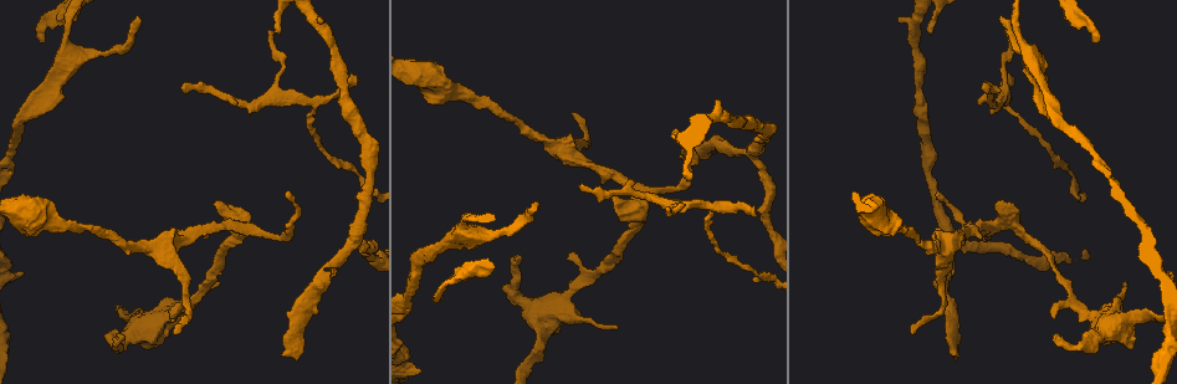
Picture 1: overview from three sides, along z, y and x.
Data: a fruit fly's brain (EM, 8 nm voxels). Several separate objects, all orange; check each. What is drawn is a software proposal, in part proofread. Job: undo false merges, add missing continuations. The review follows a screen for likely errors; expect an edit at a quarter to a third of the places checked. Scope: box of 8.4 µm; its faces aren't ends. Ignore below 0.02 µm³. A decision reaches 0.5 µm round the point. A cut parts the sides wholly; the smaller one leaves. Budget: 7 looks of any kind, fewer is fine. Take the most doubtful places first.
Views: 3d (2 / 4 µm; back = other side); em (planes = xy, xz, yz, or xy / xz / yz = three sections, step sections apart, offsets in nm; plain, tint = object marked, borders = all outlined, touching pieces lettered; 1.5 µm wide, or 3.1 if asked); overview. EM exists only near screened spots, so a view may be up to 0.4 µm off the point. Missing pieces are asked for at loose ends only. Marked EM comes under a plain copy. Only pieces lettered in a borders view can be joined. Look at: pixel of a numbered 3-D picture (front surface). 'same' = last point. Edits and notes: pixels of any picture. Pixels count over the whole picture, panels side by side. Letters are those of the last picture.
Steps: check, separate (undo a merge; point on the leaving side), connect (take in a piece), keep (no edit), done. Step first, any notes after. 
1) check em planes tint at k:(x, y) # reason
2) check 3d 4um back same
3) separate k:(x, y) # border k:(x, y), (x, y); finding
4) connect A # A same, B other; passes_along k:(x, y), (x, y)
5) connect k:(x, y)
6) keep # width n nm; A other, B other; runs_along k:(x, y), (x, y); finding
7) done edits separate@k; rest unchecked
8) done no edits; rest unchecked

check em planes borders at 1:(281, 355) # free end

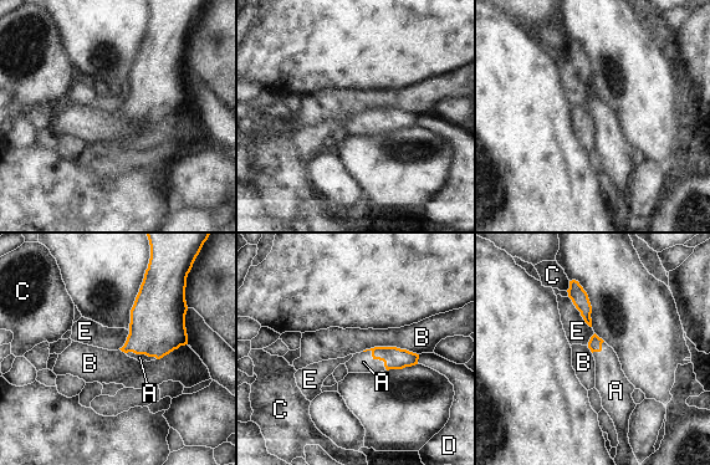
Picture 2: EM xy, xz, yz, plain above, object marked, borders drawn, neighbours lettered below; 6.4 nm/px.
connect A # A same, B other, C other, D other, E other; passes_along 2:(394, 358), (376, 358), (363, 362); it goes on there

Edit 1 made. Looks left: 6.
check overview

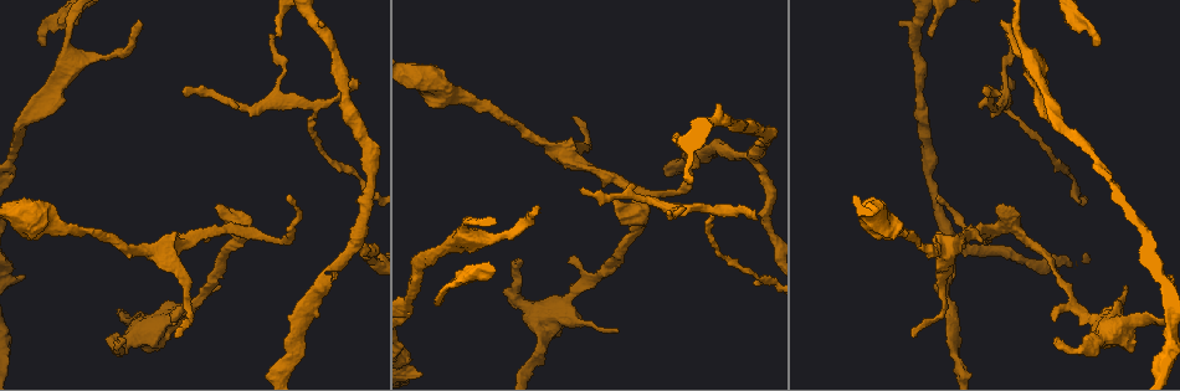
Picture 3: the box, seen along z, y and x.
check 3d 4um at 3:(357, 82) # an open end

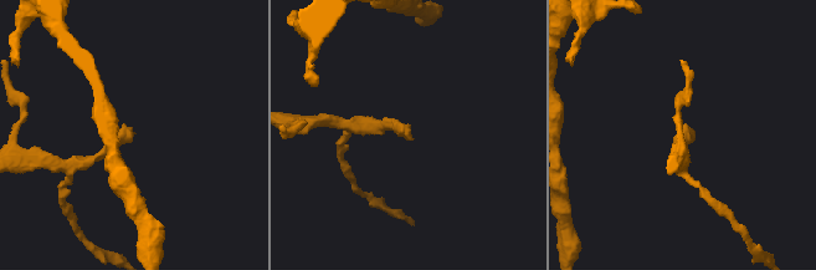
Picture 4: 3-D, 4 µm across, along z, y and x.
check em planes borders at 4:(692, 131) # now the EM

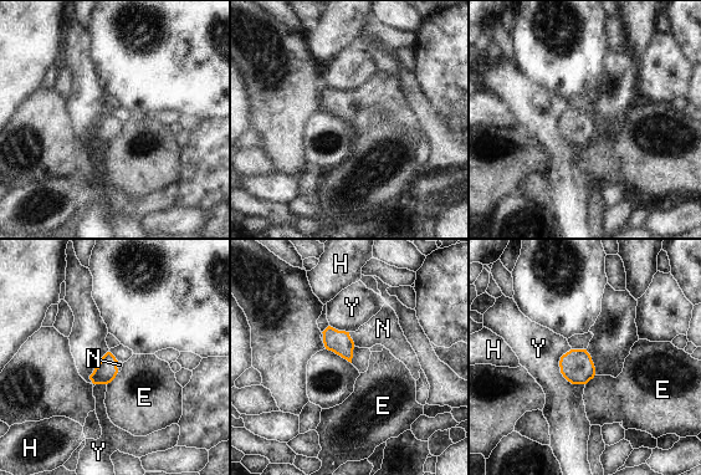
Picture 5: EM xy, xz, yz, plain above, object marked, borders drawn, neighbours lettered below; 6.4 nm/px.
connect N # E other, H other, N same, Y other; passes_along 5:(339, 342), (351, 338), (383, 328); the neuron continues

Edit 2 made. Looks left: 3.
check em xz step 8 borders at 3:(137, 21) # thin end

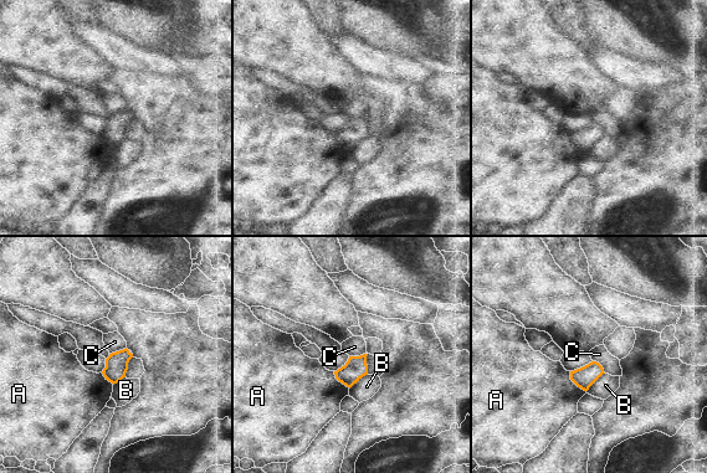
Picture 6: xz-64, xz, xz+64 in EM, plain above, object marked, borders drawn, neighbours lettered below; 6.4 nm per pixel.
check em planes borders same

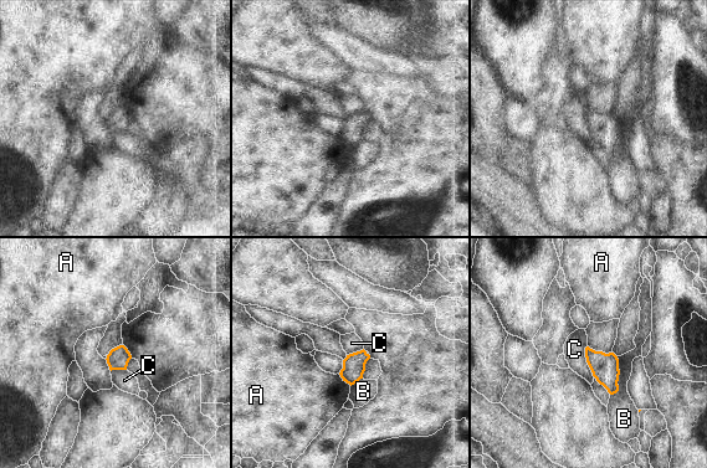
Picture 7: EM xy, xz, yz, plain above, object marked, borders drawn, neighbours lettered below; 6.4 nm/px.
keep # A other, B other, C other; border 7:(587, 345), (585, 361), (594, 376); no lettered piece goes on from it

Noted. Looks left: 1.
done edits connect@2, connect@5; rest unchecked

